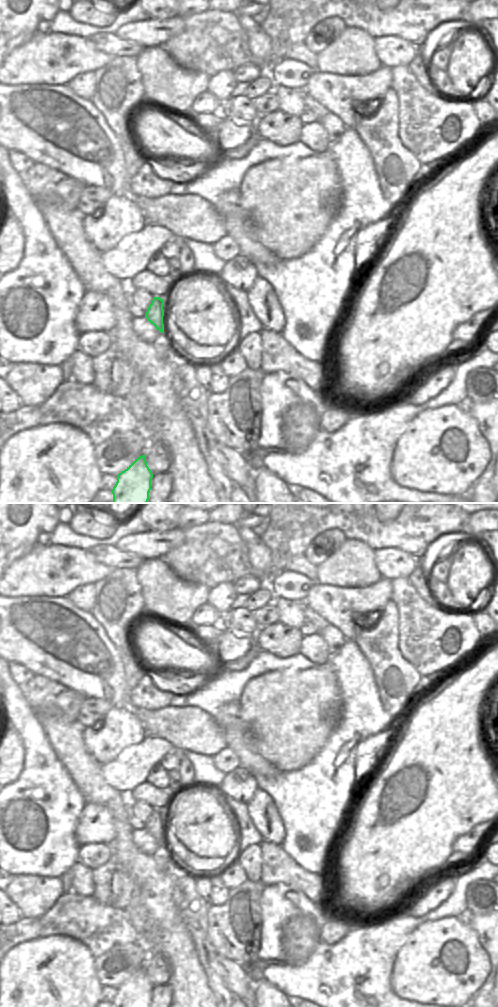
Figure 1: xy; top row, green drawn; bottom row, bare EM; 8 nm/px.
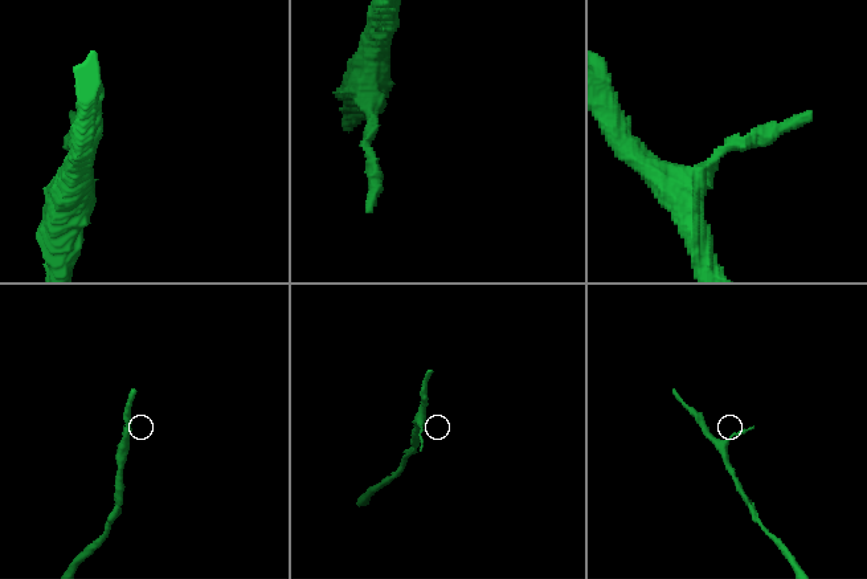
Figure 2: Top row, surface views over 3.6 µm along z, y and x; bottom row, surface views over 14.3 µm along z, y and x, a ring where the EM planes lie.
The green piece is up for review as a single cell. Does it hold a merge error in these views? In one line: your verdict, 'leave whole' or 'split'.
leave whole

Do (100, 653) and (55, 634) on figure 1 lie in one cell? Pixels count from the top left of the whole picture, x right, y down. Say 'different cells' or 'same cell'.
same cell

